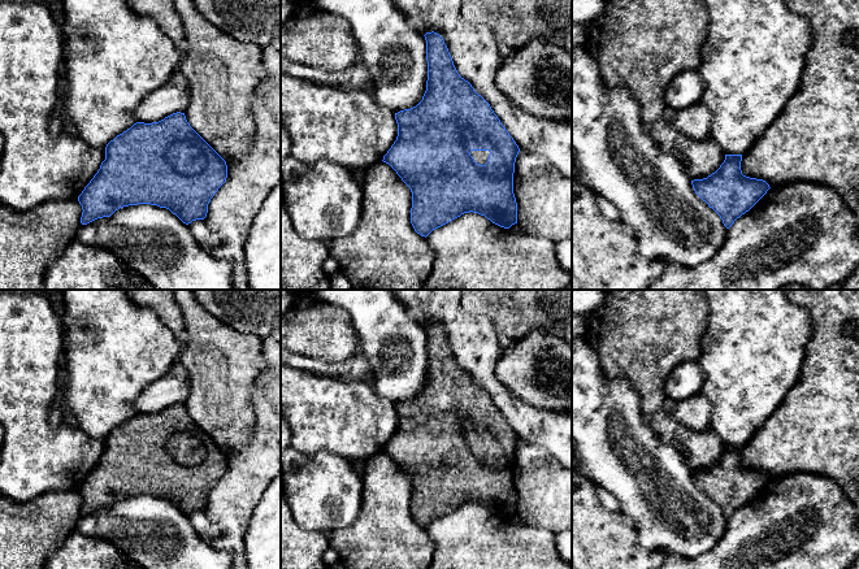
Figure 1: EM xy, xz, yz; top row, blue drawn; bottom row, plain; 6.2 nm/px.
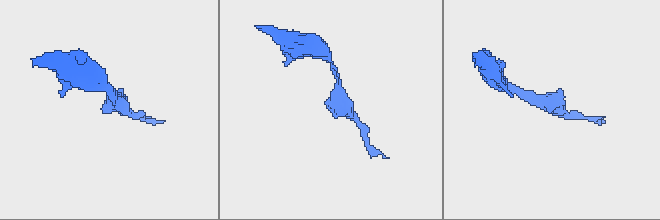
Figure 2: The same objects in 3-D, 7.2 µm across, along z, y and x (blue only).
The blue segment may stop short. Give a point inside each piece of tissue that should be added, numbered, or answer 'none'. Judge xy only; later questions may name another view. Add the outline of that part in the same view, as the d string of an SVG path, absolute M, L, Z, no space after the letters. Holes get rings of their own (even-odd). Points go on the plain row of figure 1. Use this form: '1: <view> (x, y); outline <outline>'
none

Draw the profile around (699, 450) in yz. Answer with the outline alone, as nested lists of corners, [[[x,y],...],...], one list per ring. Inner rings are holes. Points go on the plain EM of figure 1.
[[[678,425],[672,439],[690,472],[703,470],[715,464],[725,451],[725,443],[712,427],[694,431]]]

